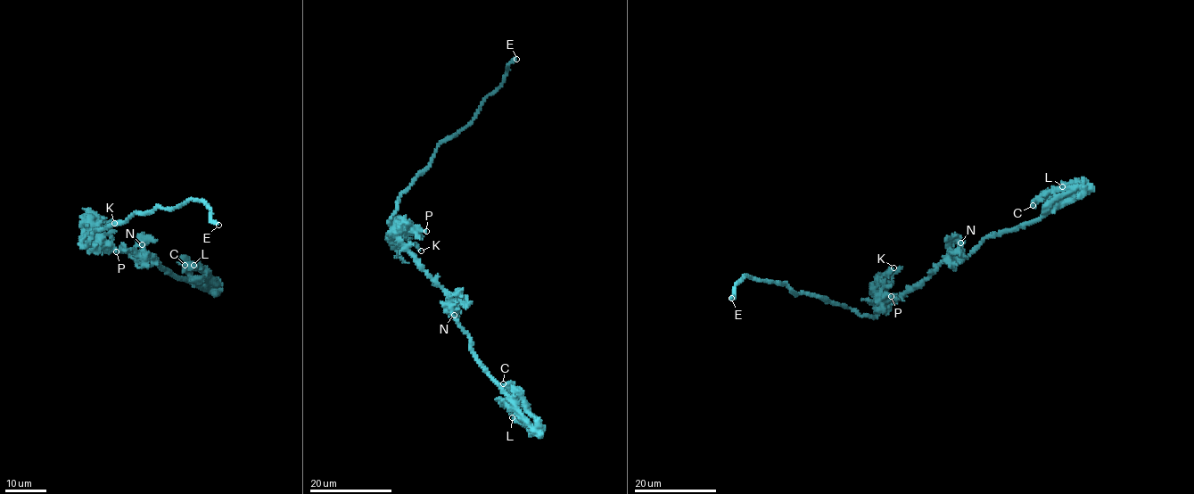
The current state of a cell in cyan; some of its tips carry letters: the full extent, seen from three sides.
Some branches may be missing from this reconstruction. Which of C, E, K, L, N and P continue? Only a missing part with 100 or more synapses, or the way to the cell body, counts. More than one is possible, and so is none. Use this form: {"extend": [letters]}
{"extend": ["E"]}

